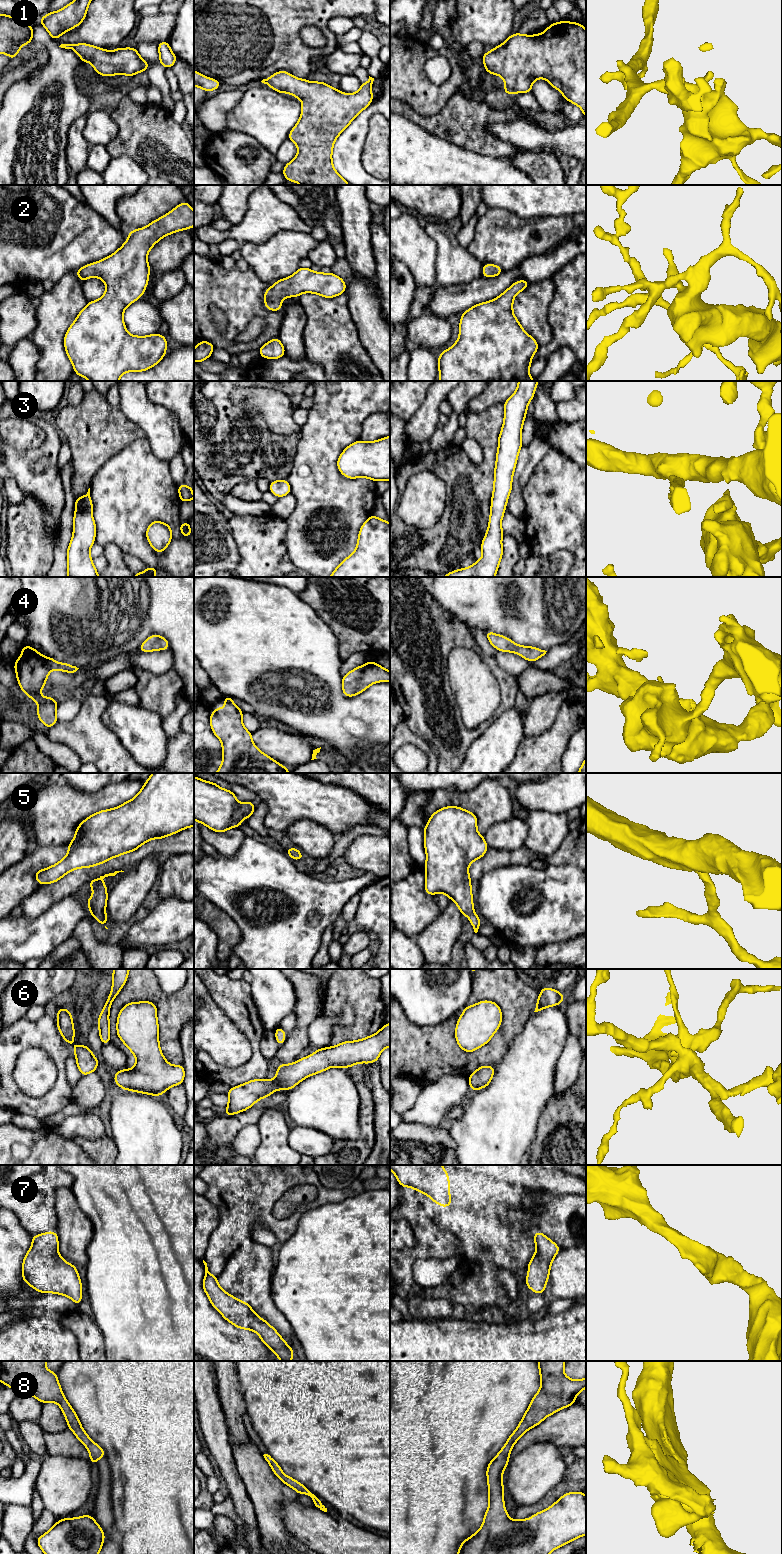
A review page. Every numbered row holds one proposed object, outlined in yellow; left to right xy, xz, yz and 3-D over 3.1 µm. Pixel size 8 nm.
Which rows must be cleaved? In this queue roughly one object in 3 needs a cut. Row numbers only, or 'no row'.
no row

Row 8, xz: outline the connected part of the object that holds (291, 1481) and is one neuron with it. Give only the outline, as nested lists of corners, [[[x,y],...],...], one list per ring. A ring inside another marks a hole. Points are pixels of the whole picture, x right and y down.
[[[268,1454],[263,1455],[267,1463],[270,1465],[273,1473],[287,1486],[293,1488],[297,1494],[306,1494],[310,1496],[313,1500],[313,1504],[316,1508],[327,1512],[327,1508],[322,1504],[319,1498],[309,1489],[307,1489],[304,1485],[300,1482],[296,1481],[292,1477],[285,1475],[280,1468],[279,1464]]]

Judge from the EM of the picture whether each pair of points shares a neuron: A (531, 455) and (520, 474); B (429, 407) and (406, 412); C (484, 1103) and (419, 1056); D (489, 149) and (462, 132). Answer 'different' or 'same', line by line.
A: same
B: different
C: different
D: same

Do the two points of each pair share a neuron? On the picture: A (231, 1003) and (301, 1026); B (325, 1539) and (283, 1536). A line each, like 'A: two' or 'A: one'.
A: two
B: two

